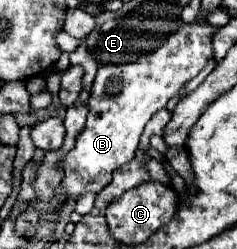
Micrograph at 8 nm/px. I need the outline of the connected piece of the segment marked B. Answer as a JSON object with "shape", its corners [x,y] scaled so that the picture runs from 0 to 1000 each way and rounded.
{"shape":[[[882,88],[764,96],[747,129],[646,209],[603,217],[561,257],[418,265],[409,313],[376,386],[376,458],[350,530],[325,546],[316,594],[266,635],[274,715],[241,787],[257,803],[291,787],[342,787],[359,771],[418,779],[435,747],[468,731],[477,683],[570,635],[586,554],[637,466],[696,434],[696,418],[764,361],[764,345],[814,321],[882,257],[916,257],[899,209],[899,137],[924,112]]]}

